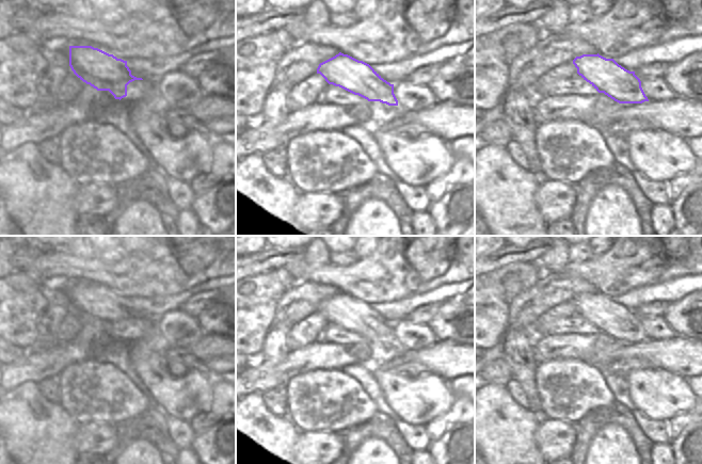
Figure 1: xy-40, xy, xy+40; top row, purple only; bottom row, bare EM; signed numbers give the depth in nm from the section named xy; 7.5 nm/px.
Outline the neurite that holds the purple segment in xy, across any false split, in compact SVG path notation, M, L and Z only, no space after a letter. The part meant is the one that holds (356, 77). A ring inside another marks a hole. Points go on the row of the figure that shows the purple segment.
M339 52L317 68L329 84L339 86L368 101L398 106L394 84L384 80L369 64Z

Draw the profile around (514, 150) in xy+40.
M511 140L509 144L506 146L506 148L509 156L511 157L511 159L516 165L518 165L520 167L526 171L530 169L530 164L522 147L516 142Z

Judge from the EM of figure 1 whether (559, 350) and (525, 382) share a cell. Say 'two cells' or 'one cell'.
two cells

